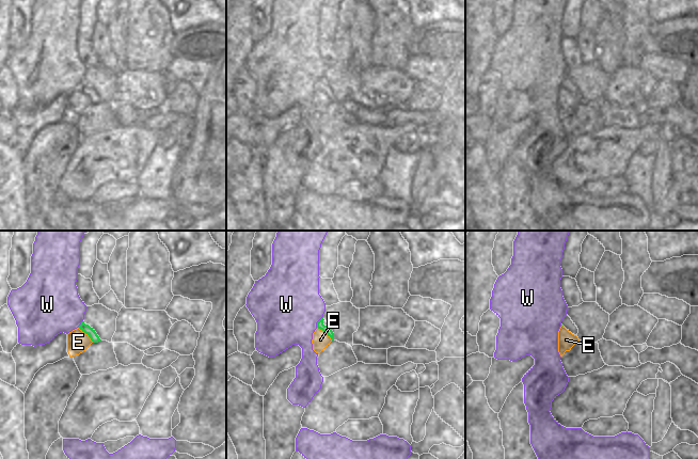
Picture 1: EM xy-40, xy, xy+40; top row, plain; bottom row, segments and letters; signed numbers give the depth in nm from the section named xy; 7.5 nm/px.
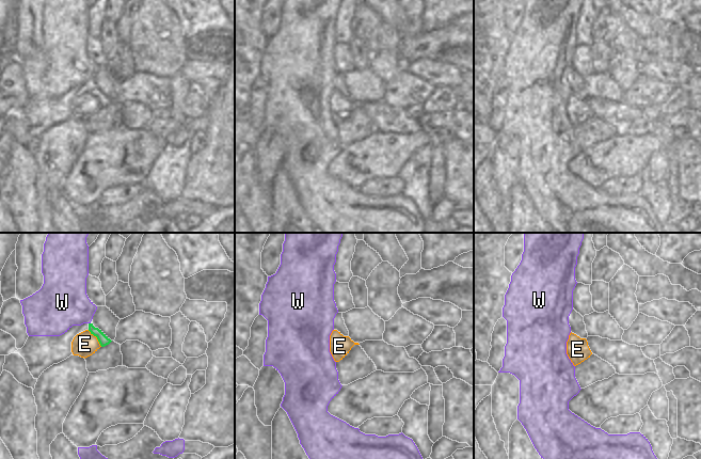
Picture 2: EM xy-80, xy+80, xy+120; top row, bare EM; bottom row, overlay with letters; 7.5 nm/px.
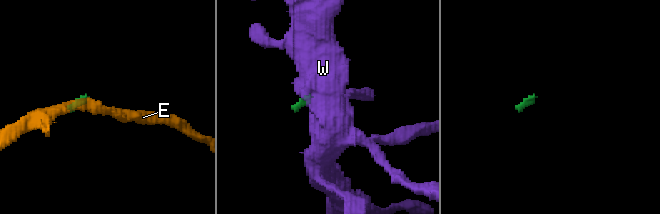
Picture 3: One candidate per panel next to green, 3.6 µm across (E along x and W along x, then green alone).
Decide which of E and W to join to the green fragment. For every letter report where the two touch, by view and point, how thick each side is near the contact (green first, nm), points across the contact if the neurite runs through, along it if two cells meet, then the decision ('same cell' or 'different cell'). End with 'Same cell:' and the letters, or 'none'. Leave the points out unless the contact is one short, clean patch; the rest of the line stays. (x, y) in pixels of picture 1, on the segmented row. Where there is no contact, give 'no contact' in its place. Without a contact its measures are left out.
E: xy-40 (86, 333) | 70/160 nm | along xy-40 (78, 327), (93, 342) | different cell
W: xy (318, 321) | 60/480 nm | along xy (322, 316), (316, 327) | different cell
Same cell: none

